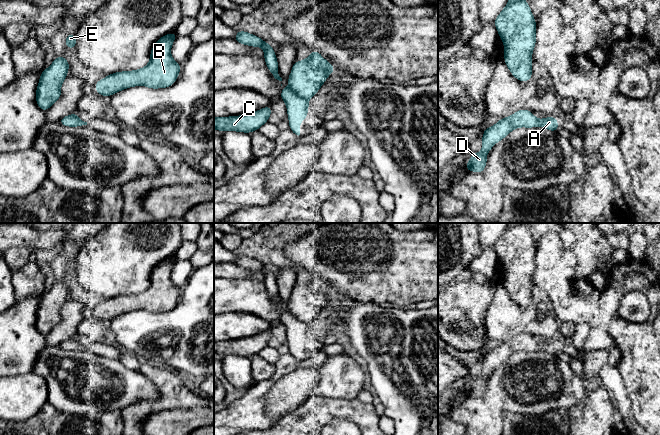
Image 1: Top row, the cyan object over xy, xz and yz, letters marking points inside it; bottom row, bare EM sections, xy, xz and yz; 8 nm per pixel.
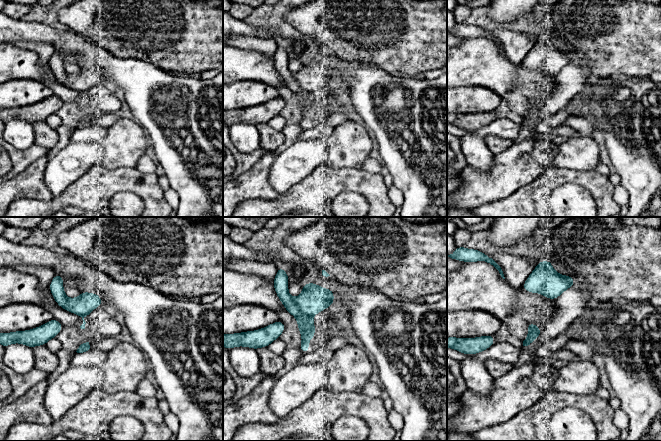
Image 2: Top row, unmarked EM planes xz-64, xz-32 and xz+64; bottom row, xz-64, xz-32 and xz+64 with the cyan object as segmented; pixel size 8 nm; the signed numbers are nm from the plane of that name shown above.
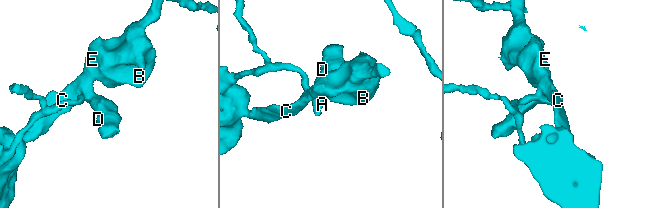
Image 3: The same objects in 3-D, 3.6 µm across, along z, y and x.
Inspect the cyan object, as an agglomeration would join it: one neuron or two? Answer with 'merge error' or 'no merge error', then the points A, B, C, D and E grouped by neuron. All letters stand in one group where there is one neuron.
merge error; groups A / B C D E

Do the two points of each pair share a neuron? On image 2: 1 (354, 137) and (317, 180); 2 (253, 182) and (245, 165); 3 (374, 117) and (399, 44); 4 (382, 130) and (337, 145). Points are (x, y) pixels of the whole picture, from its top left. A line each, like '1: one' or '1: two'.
1: two
2: two
3: two
4: two

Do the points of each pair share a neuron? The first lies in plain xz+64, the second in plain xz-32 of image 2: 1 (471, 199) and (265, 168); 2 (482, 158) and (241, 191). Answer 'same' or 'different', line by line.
1: same
2: different

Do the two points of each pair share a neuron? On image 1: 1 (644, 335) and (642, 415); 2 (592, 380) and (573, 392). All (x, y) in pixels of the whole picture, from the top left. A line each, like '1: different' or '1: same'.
1: same
2: different

